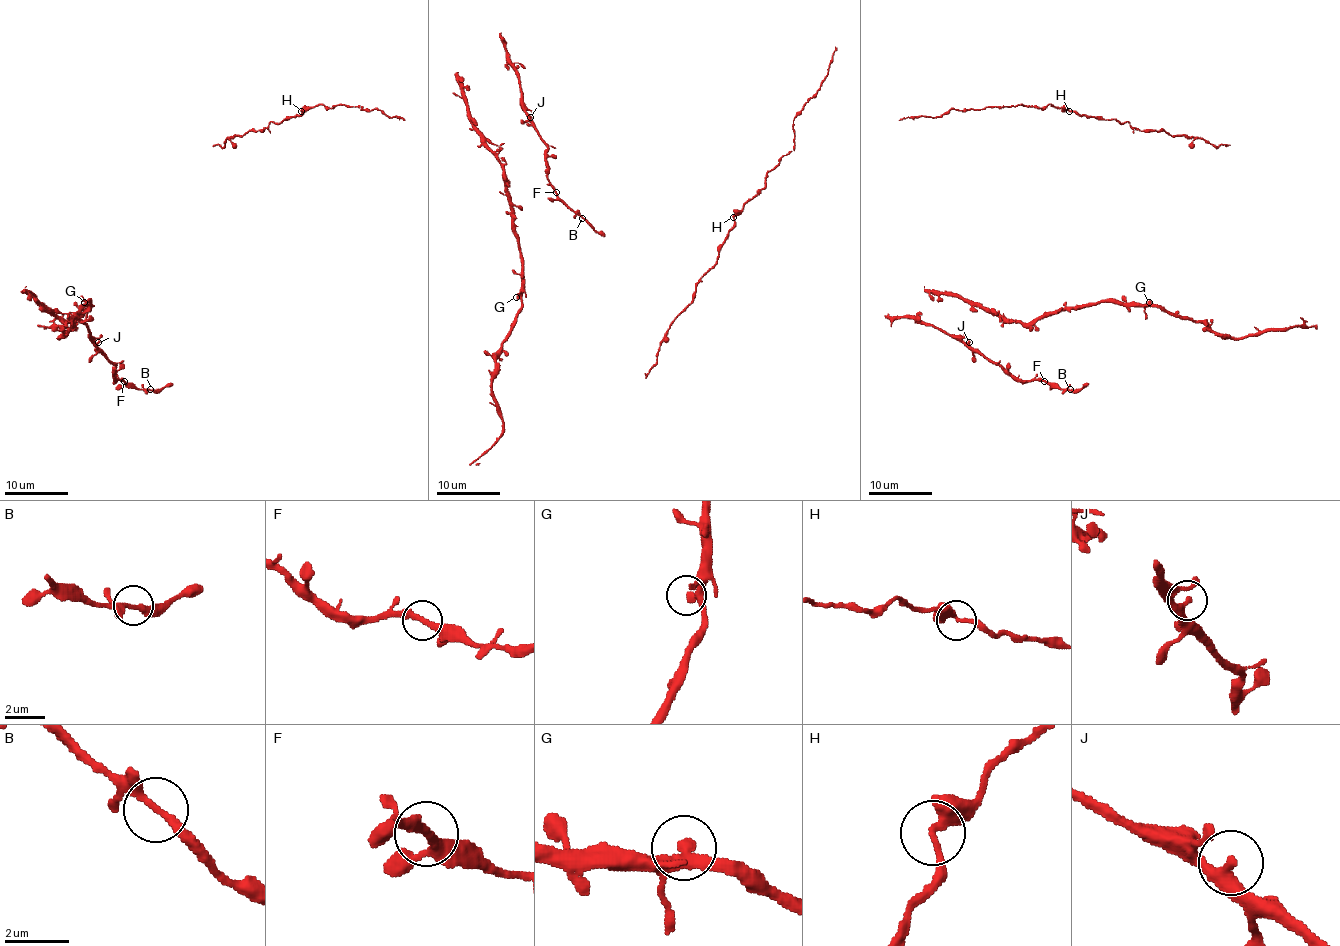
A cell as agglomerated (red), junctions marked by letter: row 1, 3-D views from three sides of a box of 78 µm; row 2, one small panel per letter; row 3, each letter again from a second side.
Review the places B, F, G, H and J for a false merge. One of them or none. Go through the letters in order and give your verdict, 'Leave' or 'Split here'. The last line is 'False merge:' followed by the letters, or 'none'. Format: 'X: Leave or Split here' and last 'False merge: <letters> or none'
B: Leave
F: Leave
G: Leave
H: Leave
J: Leave
False merge: none

